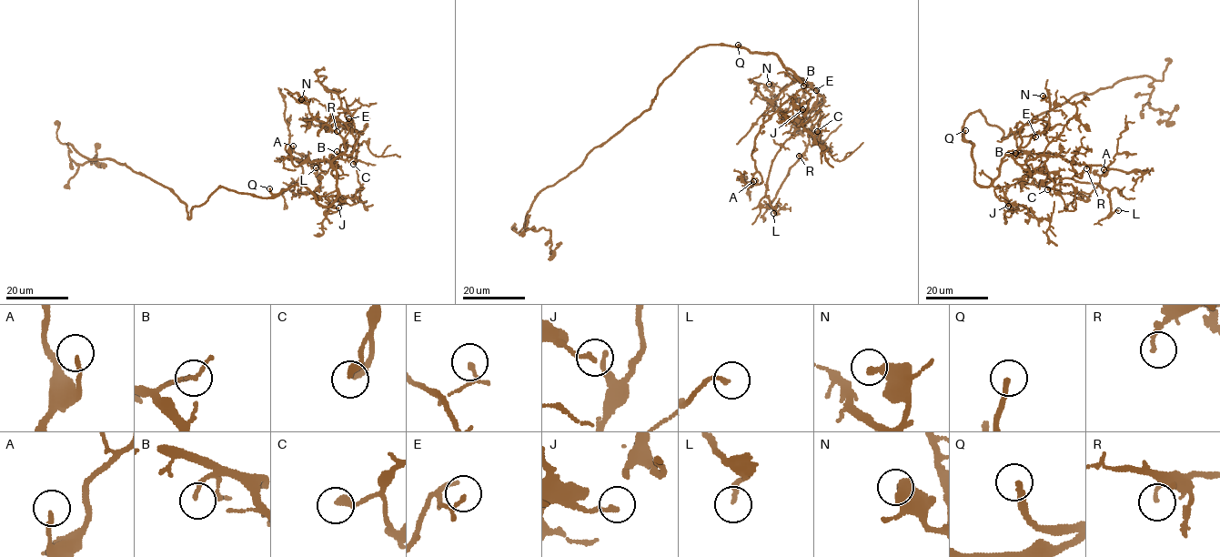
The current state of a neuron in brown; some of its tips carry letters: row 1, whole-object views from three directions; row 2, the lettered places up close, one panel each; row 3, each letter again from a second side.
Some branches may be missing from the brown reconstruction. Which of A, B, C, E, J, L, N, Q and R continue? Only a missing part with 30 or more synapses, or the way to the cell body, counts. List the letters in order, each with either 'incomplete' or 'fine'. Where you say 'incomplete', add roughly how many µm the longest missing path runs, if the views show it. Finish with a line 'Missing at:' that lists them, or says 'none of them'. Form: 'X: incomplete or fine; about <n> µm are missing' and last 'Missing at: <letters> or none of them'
A: fine
B: incomplete; about 25 µm are missing
C: fine
E: fine
J: fine
L: fine
N: fine
Q: incomplete; about 30 µm are missing
R: fine
Missing at: B, Q

